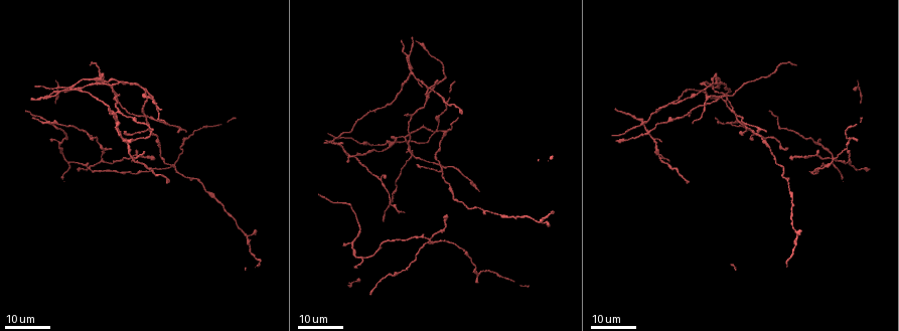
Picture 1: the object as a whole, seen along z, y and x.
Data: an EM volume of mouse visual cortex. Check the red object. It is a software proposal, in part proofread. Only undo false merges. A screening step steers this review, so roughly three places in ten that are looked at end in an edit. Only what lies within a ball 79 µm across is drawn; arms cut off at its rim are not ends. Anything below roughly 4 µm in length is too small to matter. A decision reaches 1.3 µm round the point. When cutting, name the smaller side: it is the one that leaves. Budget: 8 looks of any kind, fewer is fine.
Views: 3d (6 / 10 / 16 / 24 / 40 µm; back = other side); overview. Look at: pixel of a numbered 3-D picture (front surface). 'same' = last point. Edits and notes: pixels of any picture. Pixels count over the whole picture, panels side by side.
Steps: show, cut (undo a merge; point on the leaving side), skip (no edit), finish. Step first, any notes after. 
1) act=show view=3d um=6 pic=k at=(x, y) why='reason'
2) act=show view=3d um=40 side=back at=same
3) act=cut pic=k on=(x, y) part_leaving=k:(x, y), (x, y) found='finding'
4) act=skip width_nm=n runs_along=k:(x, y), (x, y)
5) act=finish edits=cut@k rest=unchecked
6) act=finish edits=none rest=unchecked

act=show view=3d um=16 pic=1 at=(409, 146) why='arms run side by side'

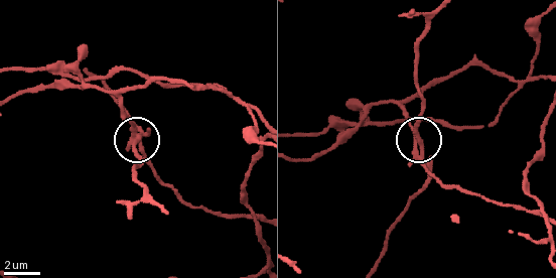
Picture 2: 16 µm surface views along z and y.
act=show view=3d um=6 pic=2 at=(138, 137)

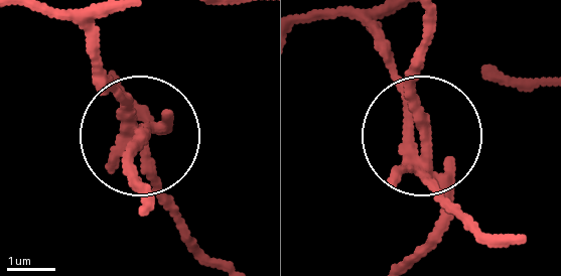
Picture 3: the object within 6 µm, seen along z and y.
act=cut pic=3 on=(429, 235) width_nm=240 part_leaving=3:(432, 155), (412, 88), (420, 15) found='two neurons meet here'

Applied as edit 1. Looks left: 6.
act=show view=overview why='see it whole again'

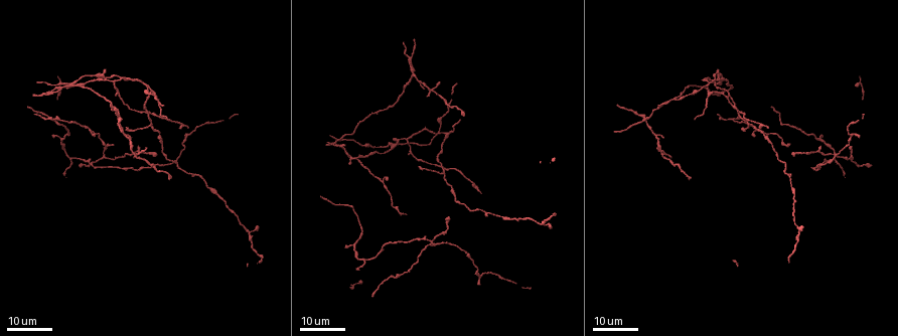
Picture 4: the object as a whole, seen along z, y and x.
act=show view=3d um=16 pic=4 at=(768, 140) why='sudden change in width'

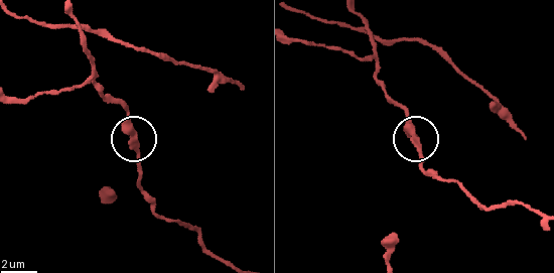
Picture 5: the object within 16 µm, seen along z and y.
act=show view=3d um=10 pic=5 at=(134, 144)

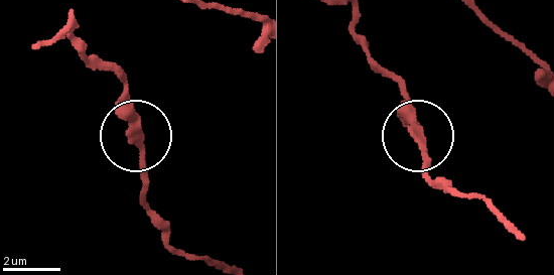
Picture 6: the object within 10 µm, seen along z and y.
act=cut pic=6 on=(140, 156) found='two neurons meet here'

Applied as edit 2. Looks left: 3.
act=show view=3d um=24 pic=4 at=(737, 114) why='four-way junction'

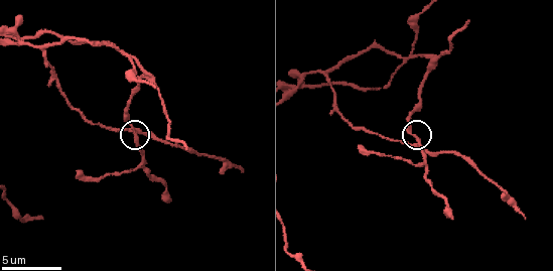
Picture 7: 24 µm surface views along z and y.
act=show view=3d um=6 pic=7 at=(134, 136) why='closer look'

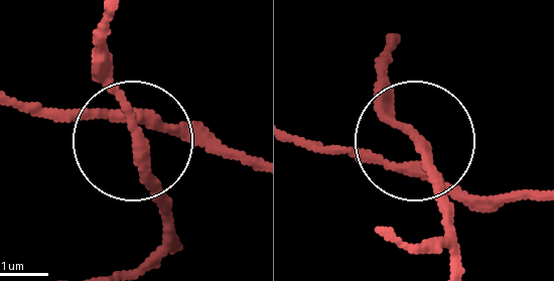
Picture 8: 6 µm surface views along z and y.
act=skip arms=4 runs_along=8:(293, 137), (402, 164), (418, 148), (449, 245) found='continuous, no second neuron'

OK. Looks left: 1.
act=finish edits=cut@3,cut@6 rest=unchecked

